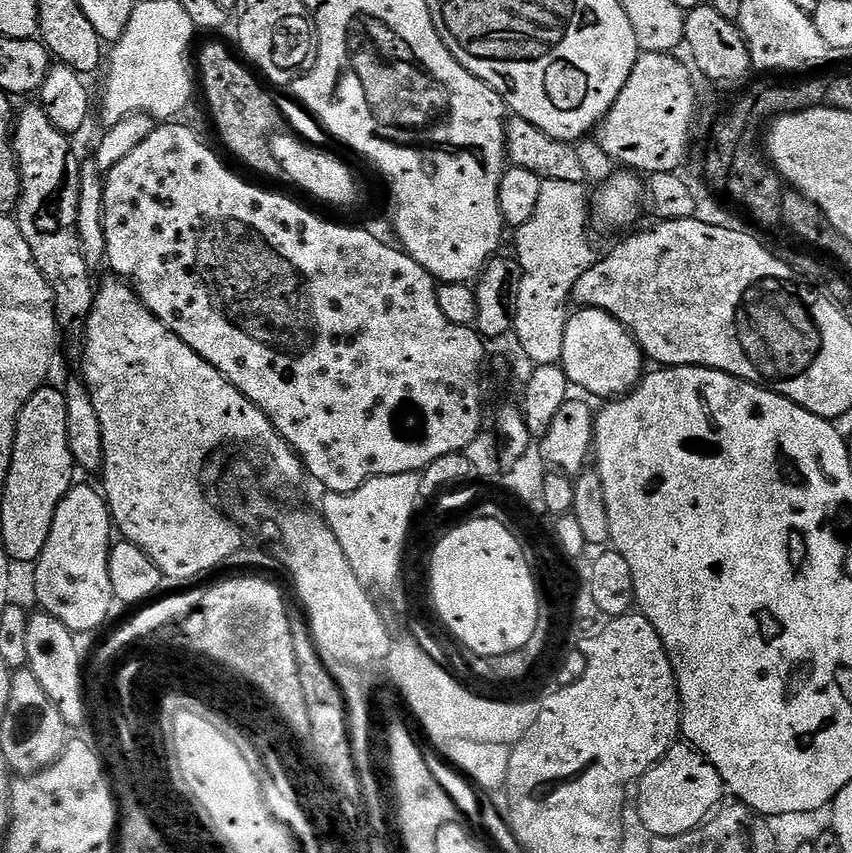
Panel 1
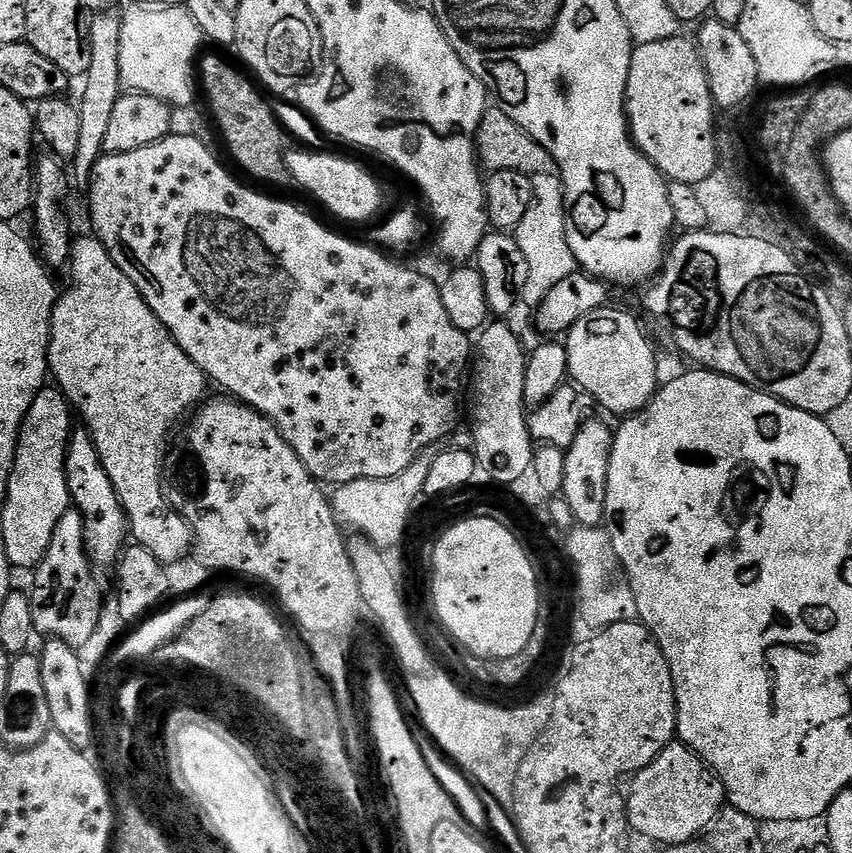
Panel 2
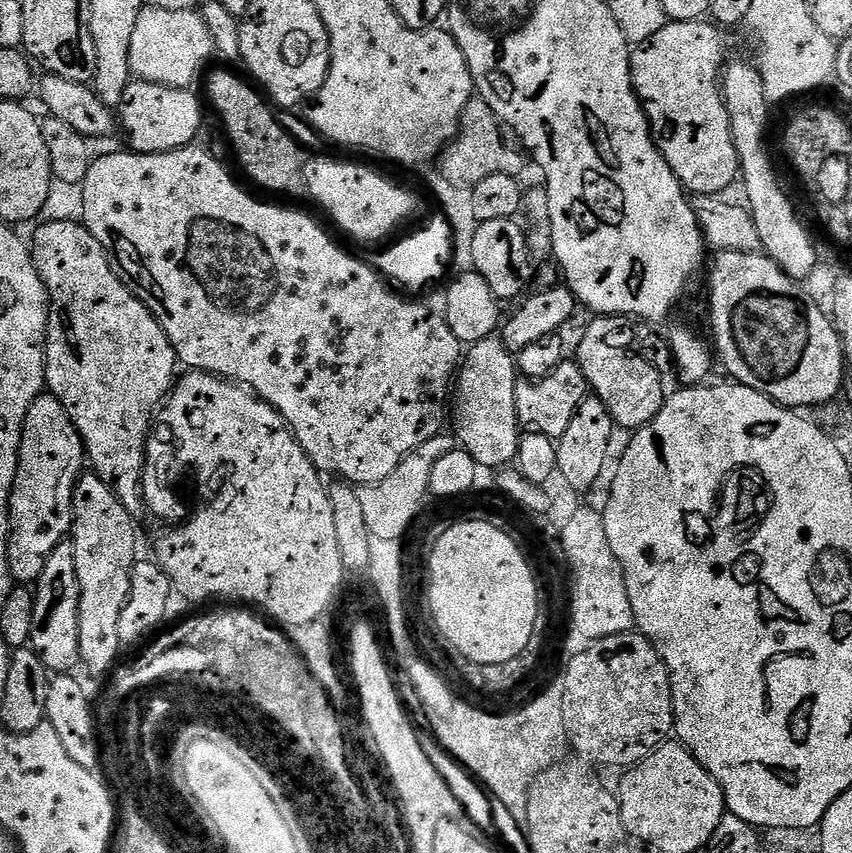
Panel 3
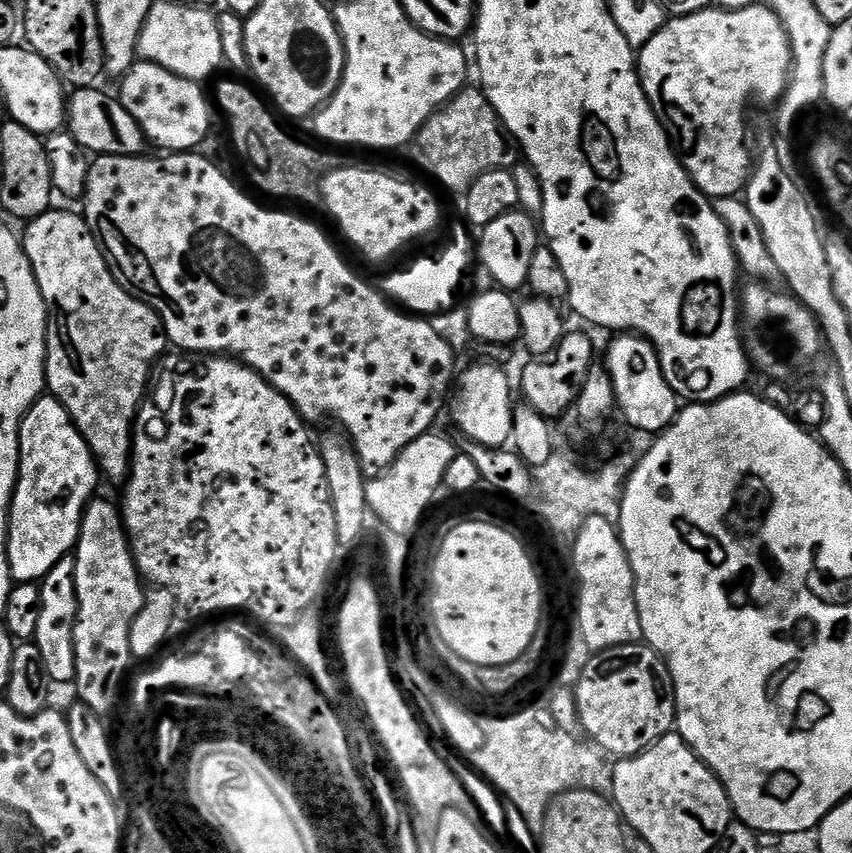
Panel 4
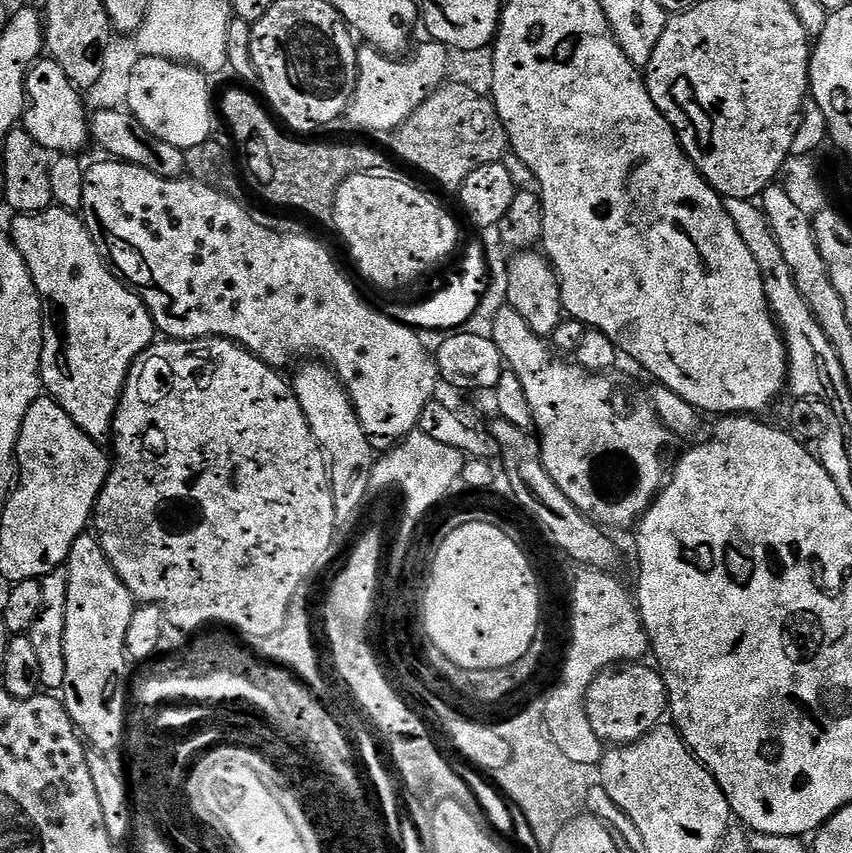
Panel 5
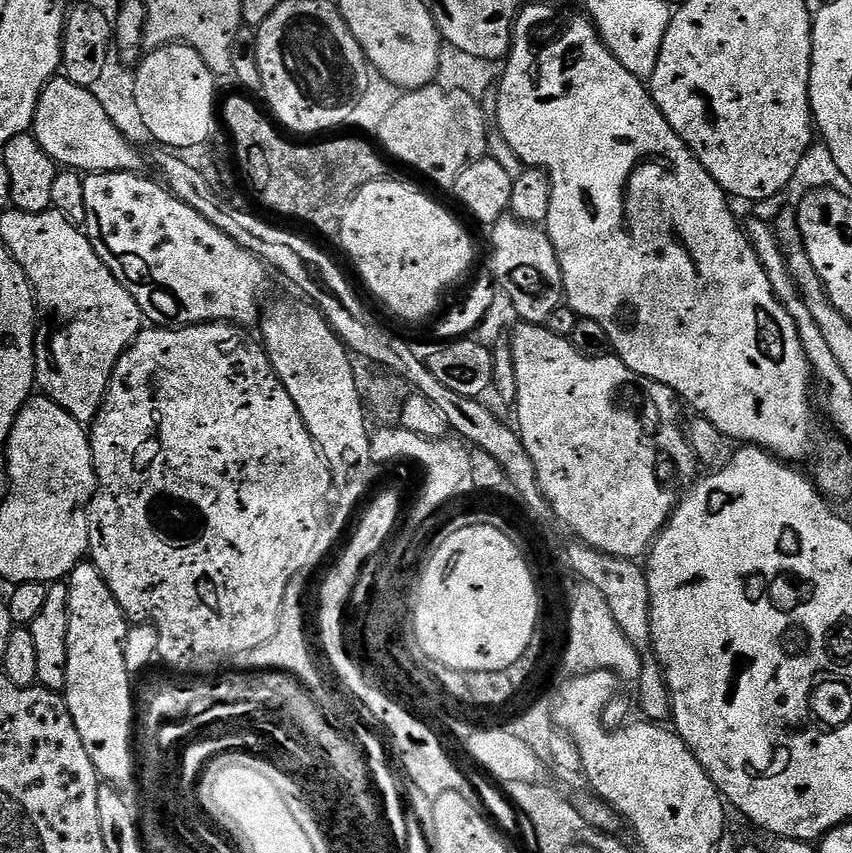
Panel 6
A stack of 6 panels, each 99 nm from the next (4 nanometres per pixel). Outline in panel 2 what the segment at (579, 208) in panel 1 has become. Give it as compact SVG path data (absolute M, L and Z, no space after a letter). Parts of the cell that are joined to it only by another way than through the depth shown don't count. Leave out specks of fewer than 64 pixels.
M557 173L532 176L533 197L522 222L514 230L519 249L527 262L526 284L521 292L521 303L530 308L539 307L546 295L563 278L577 271L578 265L566 240L564 185Z

